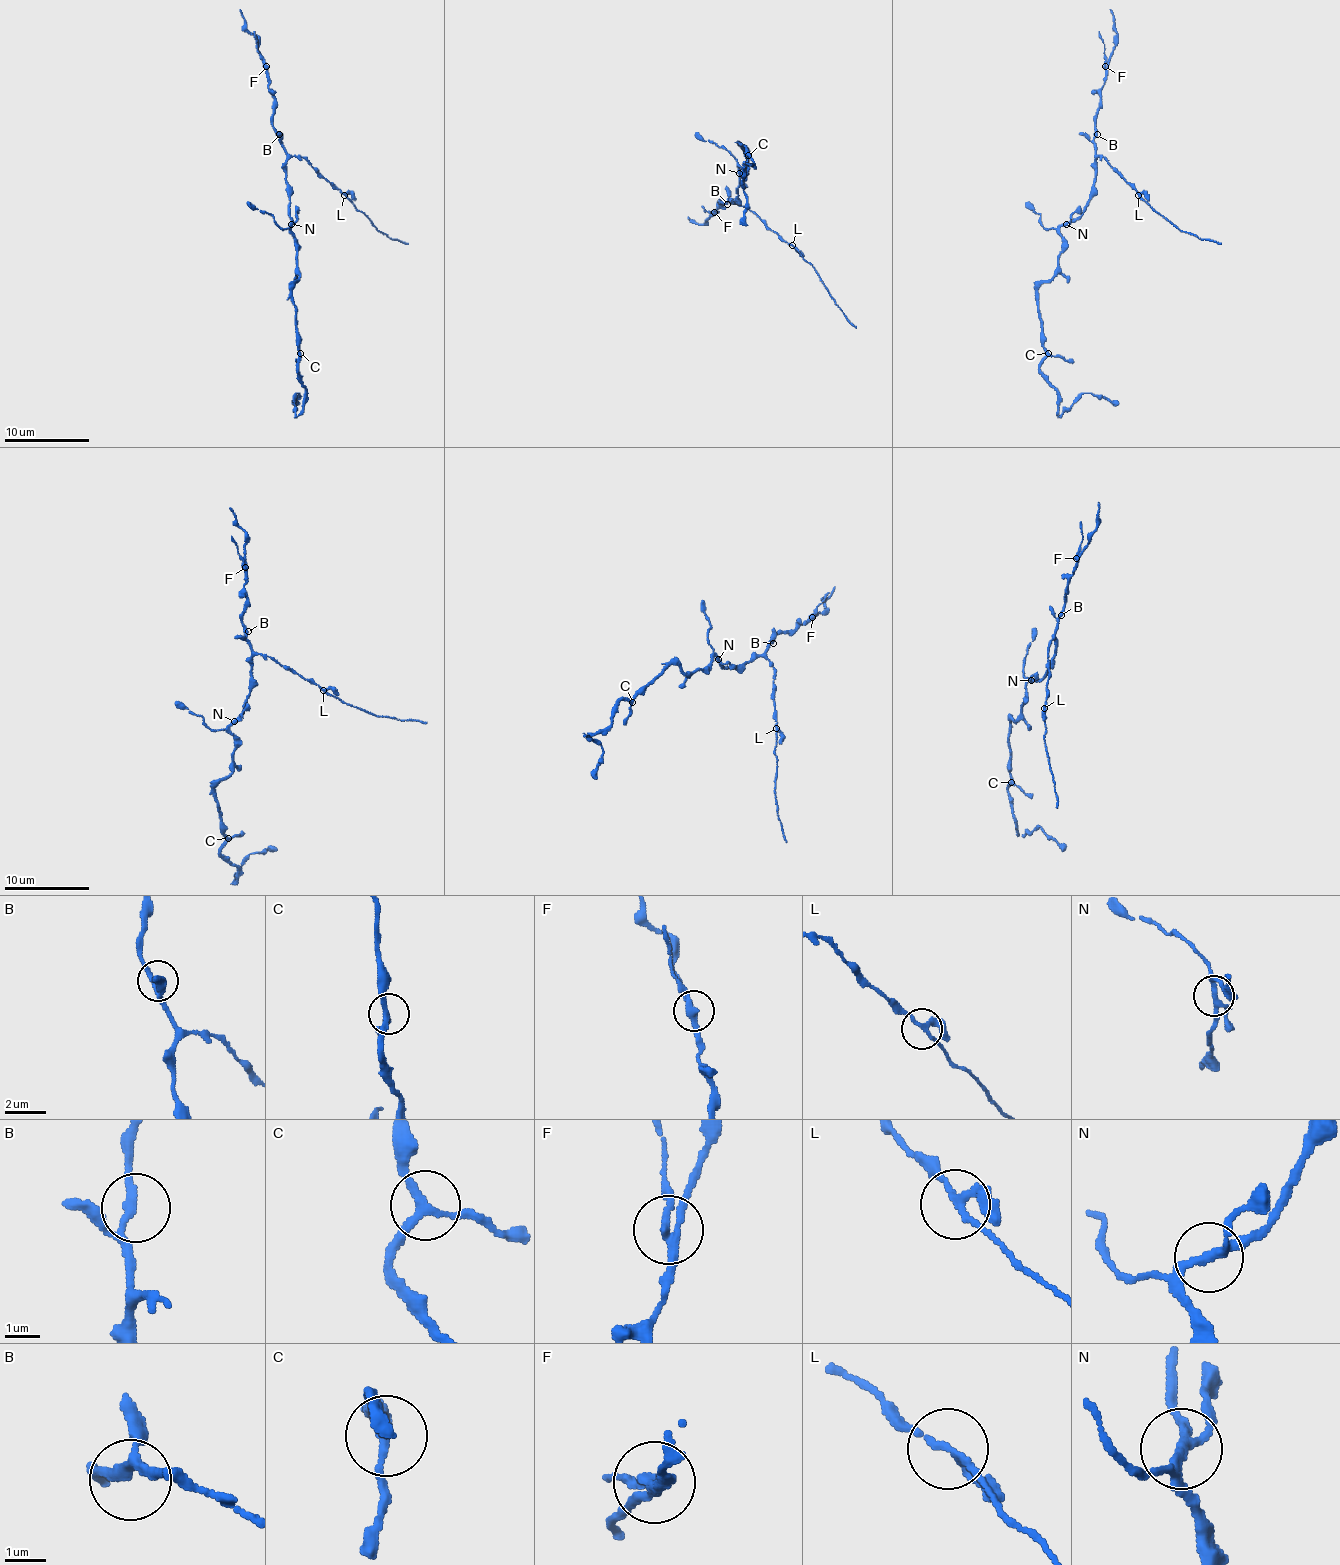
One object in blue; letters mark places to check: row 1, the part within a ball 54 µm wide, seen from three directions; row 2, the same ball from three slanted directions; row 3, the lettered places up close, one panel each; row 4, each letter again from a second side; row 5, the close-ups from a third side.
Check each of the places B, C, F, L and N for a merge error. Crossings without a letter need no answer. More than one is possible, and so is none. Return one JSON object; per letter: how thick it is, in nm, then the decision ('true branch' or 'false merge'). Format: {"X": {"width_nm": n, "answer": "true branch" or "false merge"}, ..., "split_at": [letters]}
{"B": {"width_nm": 190, "answer": "true branch"}, "C": {"width_nm": 220, "answer": "true branch"}, "F": {"width_nm": 240, "answer": "true branch"}, "L": {"width_nm": 170, "answer": "true branch"}, "N": {"width_nm": 200, "answer": "true branch"}, "split_at": []}

